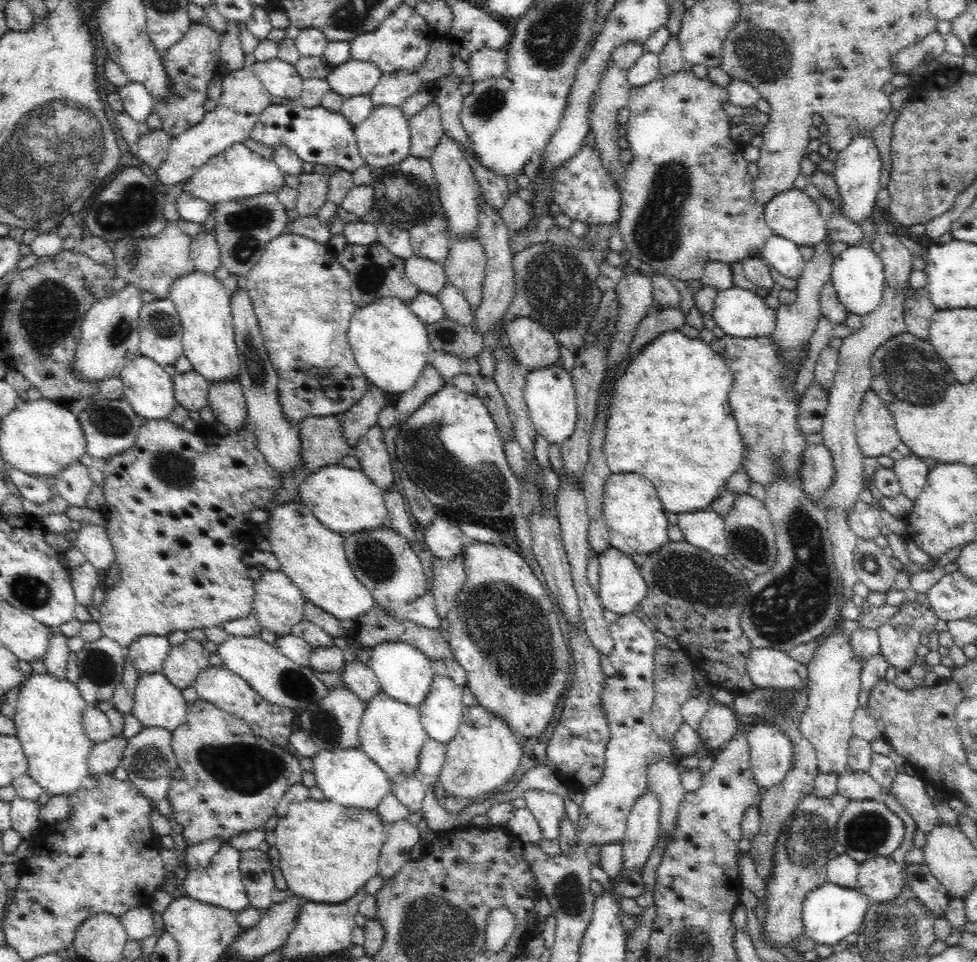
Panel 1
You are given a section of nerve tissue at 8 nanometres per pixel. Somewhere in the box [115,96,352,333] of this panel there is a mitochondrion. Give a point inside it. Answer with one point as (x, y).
(244, 225)

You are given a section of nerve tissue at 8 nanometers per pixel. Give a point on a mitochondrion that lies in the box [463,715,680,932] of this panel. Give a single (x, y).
(568, 891)

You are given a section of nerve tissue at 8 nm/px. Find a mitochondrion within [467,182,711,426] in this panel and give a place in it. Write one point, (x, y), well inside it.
(555, 285)

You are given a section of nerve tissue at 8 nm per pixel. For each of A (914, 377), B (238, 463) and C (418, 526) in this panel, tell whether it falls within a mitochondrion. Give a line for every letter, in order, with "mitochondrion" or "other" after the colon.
A: mitochondrion
B: other
C: other

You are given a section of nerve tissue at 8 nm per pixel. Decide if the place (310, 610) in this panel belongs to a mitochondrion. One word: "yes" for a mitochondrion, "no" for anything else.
no

